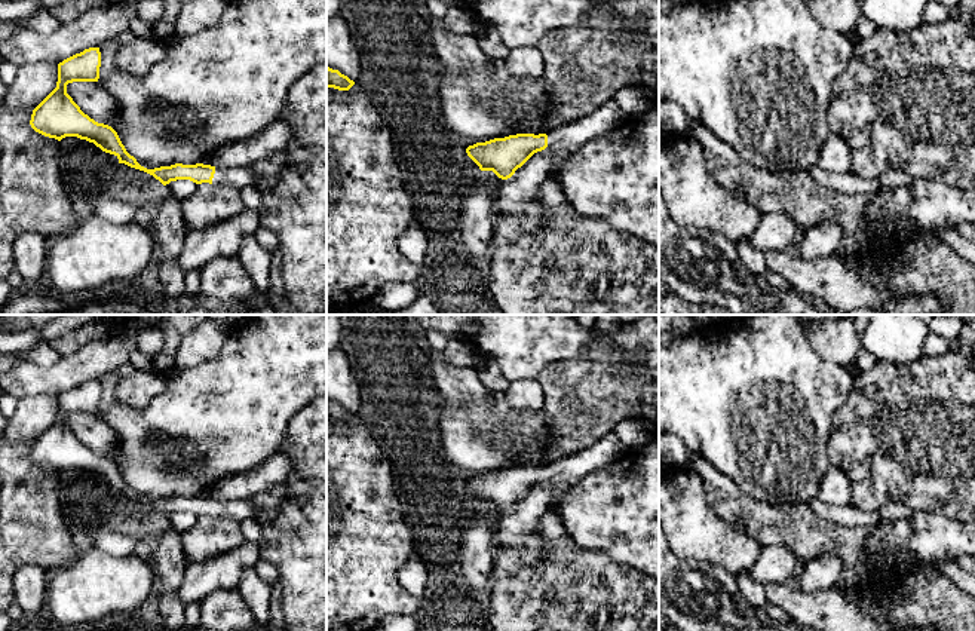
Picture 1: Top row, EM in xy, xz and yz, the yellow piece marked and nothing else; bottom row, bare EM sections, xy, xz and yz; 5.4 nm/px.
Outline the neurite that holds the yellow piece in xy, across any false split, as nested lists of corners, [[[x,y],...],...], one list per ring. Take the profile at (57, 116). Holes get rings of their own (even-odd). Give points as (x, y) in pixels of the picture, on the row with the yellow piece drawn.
[[[99,48],[85,49],[59,62],[56,88],[33,110],[30,120],[31,128],[58,141],[65,137],[77,137],[93,143],[102,151],[114,154],[119,163],[144,171],[163,186],[177,180],[190,180],[196,184],[229,184],[237,189],[254,186],[251,166],[215,168],[203,163],[175,163],[154,169],[141,166],[137,159],[126,151],[117,132],[111,126],[91,119],[67,94],[68,83],[98,82],[99,67]]]

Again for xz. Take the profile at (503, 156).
[[[608,99],[594,113],[548,134],[516,134],[476,143],[466,148],[467,156],[481,171],[493,171],[499,178],[511,178],[534,153],[548,150],[552,169],[558,177],[565,159],[585,143],[614,129],[626,113]]]

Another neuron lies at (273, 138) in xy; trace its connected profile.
[[[278,120],[251,138],[220,147],[214,159],[206,165],[215,168],[251,166],[282,153],[292,138],[294,134],[289,125]]]

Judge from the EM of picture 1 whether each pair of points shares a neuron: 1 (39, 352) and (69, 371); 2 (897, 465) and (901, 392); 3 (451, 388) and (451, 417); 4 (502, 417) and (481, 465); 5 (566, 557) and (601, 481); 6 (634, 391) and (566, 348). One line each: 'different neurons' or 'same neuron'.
1: different neurons
2: same neuron
3: different neurons
4: same neuron
5: different neurons
6: different neurons

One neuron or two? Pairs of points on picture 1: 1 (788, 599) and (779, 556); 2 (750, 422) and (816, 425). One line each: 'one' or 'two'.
1: two
2: one

